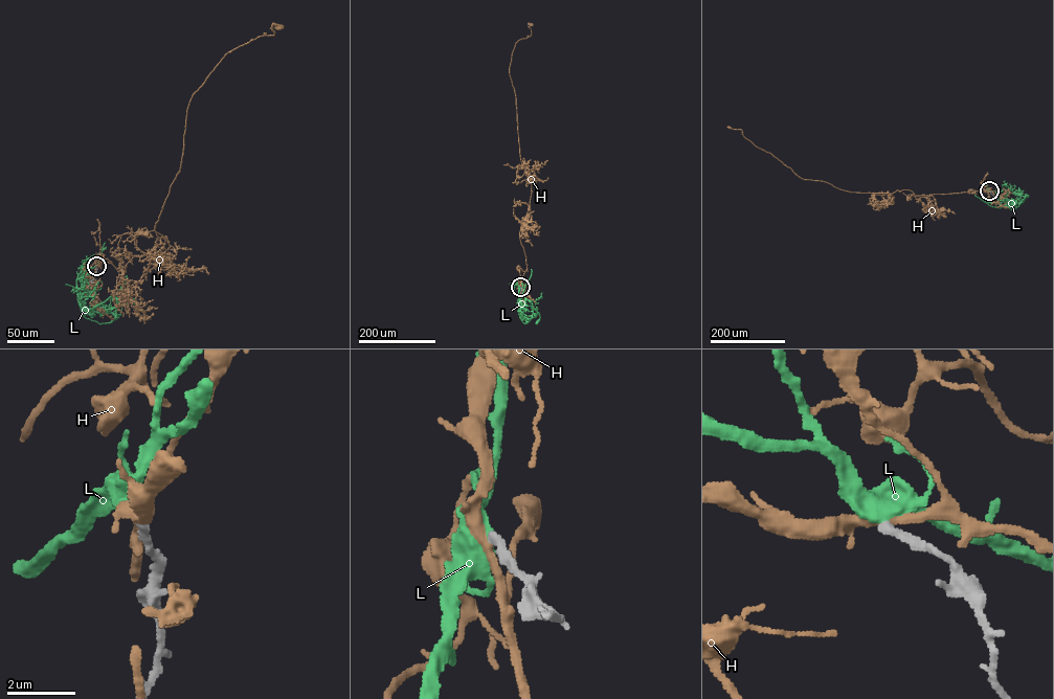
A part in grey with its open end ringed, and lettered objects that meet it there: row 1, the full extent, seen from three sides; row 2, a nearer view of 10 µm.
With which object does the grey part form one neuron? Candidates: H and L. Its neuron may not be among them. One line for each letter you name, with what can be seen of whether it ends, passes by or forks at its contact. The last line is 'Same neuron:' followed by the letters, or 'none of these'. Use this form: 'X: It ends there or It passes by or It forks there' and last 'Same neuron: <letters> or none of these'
L: It passes by
Same neuron: L

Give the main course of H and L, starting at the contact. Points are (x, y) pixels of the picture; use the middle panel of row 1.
H: (520, 287), (526, 265), (519, 232), (532, 183), (520, 159), (509, 70), (515, 43), (531, 36), (532, 24)
L: (520, 287), (518, 306), (520, 302), (535, 309), (540, 316), (537, 321)

